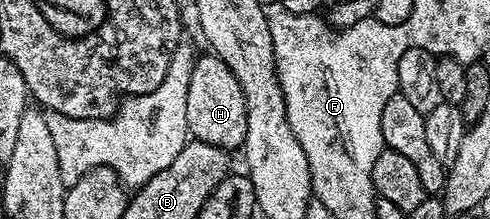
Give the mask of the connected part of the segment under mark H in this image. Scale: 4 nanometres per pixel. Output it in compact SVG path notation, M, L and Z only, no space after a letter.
M205 53L202 59L200 56L194 62L191 81L187 85L187 125L189 135L199 141L207 141L207 145L215 145L230 153L236 152L236 147L237 150L244 148L247 137L247 105L243 97L243 89L235 77L235 73L231 73L231 69L226 63L212 53Z

